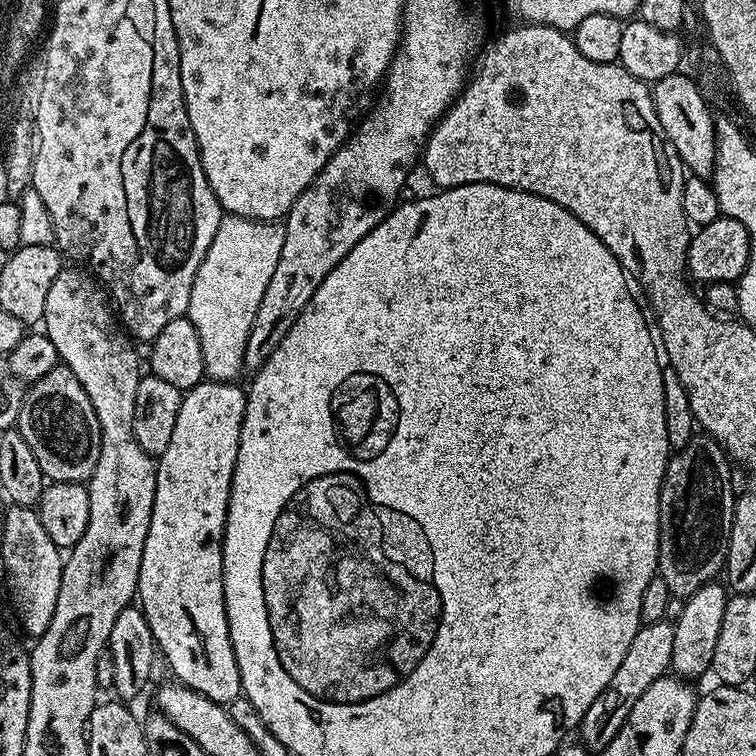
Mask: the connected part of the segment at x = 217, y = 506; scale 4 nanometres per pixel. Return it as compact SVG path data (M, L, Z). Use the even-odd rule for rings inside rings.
M205 379L203 382L196 384L190 389L187 389L182 395L182 406L178 410L178 422L174 422L174 435L170 438L170 446L166 446L166 450L156 460L156 489L154 490L154 506L150 514L150 530L146 534L146 546L142 546L142 566L140 567L140 577L138 578L138 607L144 613L146 622L152 631L152 637L156 639L156 647L159 655L168 663L168 668L173 672L175 679L179 681L185 688L193 688L198 694L202 694L206 698L210 698L215 704L227 705L234 702L241 696L240 690L240 675L238 674L238 658L234 658L234 646L230 642L230 626L226 618L226 606L224 605L224 523L228 517L228 499L230 498L230 490L232 489L232 475L234 474L234 466L238 462L238 446L240 445L240 435L242 434L242 418L246 414L246 402L248 397L243 387L239 388L239 383L225 382L222 380Z

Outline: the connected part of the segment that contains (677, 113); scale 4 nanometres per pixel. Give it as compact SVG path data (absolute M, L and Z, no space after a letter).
M678 70L655 81L650 91L658 122L662 122L662 130L680 155L685 169L694 176L711 177L716 166L716 120L713 109L705 102L695 79L691 75L683 76L683 71Z

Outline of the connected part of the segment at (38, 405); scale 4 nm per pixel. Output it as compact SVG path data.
M58 366L50 370L50 374L31 381L16 424L49 481L84 482L92 475L100 453L98 414L94 414L94 406L90 398L86 398L82 382L74 378L71 370Z

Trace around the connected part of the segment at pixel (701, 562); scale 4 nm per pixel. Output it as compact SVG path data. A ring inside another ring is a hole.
M707 434L693 435L690 443L669 459L664 484L660 487L658 574L673 597L690 597L723 573L737 497L732 492L731 467L724 449Z

